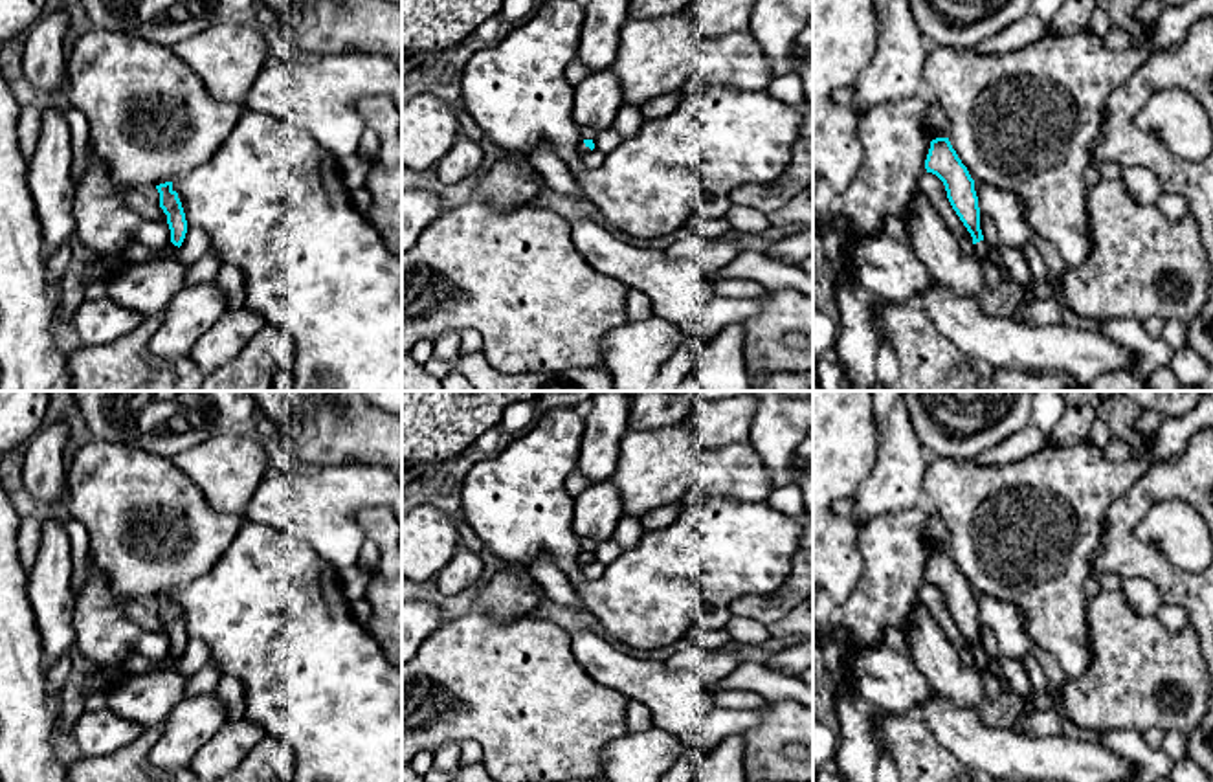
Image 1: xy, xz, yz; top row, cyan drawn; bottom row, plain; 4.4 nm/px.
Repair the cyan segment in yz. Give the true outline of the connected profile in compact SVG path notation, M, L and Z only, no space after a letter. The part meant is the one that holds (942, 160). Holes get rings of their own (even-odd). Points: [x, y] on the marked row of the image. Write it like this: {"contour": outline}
{"contour": "M936 138L930 141L925 169L943 182L952 209L973 237L973 253L978 259L987 259L989 248L980 229L980 207L974 180L958 158L949 138Z"}

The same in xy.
{"contour": "M172 182L160 184L156 185L156 189L160 193L160 207L167 215L167 224L171 229L171 242L161 253L156 253L154 257L176 255L187 233L185 213L178 198L178 193L172 189Z"}

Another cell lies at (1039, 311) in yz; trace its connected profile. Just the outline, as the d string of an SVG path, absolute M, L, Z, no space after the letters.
M1057 296L1033 297L1022 307L1022 319L1033 327L1057 325L1063 321Z

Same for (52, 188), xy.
M51 105L42 110L40 136L29 160L29 193L42 229L44 259L73 237L75 184L66 116Z

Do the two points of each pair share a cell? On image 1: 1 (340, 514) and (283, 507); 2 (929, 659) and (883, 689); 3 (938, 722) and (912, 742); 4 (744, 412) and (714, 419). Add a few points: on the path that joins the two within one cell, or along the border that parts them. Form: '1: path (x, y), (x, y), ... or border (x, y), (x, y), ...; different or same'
1: path (325, 514), (318, 507), (298, 507); same
2: border (911, 659), (936, 692); different
3: border (916, 714), (958, 760); different
4: path (736, 413), (722, 419); same

